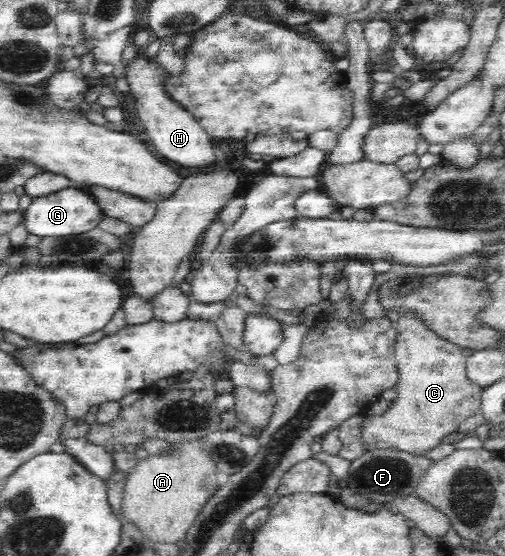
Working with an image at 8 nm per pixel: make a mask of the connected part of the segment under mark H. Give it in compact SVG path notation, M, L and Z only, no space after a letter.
M138 58L127 65L127 81L130 90L129 95L135 99L135 110L138 110L138 120L136 121L140 129L146 132L152 141L152 154L156 157L162 155L162 159L184 167L184 169L210 169L218 161L214 152L215 141L204 131L204 128L194 119L190 113L179 107L178 104L170 101L162 93L162 86L159 79L165 70L158 66L154 60L147 61Z

